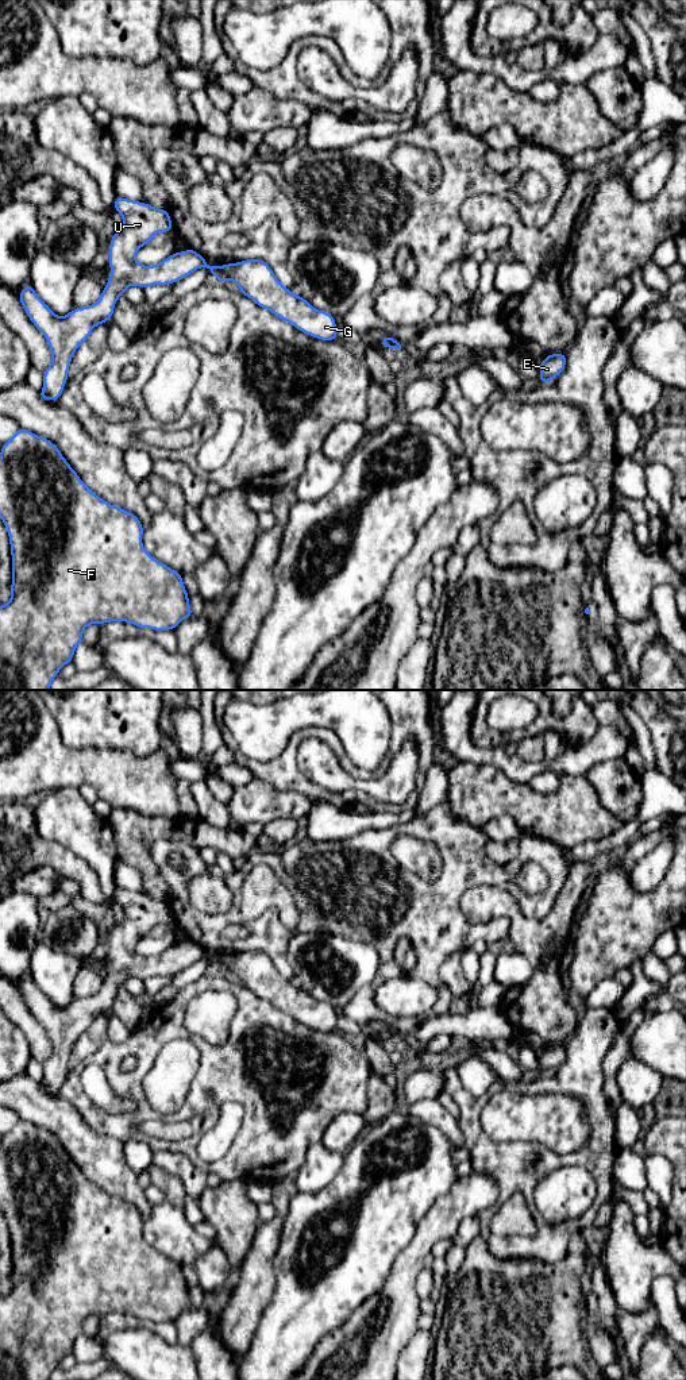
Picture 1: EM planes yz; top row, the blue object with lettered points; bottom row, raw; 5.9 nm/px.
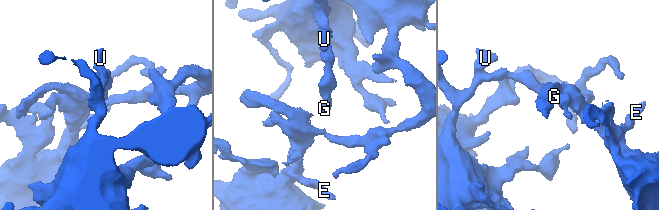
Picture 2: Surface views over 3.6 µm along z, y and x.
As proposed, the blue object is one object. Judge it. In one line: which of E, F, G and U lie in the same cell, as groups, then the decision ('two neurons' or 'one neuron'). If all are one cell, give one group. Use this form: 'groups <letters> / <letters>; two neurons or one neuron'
groups E / F G U; two neurons

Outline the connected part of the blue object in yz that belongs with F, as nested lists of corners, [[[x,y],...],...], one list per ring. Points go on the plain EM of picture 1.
[[[28,1121],[18,1123],[1,1137],[0,1145],[0,1210],[5,1215],[9,1227],[12,1248],[11,1291],[0,1296],[0,1380],[50,1380],[58,1362],[73,1352],[74,1342],[81,1334],[84,1321],[90,1315],[126,1312],[138,1319],[153,1322],[173,1322],[182,1311],[193,1308],[189,1287],[182,1273],[182,1267],[169,1257],[154,1250],[143,1238],[143,1217],[131,1203],[111,1196],[96,1187],[70,1159],[59,1140],[43,1127]]]

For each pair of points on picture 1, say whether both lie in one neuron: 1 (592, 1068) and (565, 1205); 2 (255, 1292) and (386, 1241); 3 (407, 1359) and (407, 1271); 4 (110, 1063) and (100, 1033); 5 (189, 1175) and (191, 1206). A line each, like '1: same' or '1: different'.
1: different
2: different
3: different
4: different
5: different

